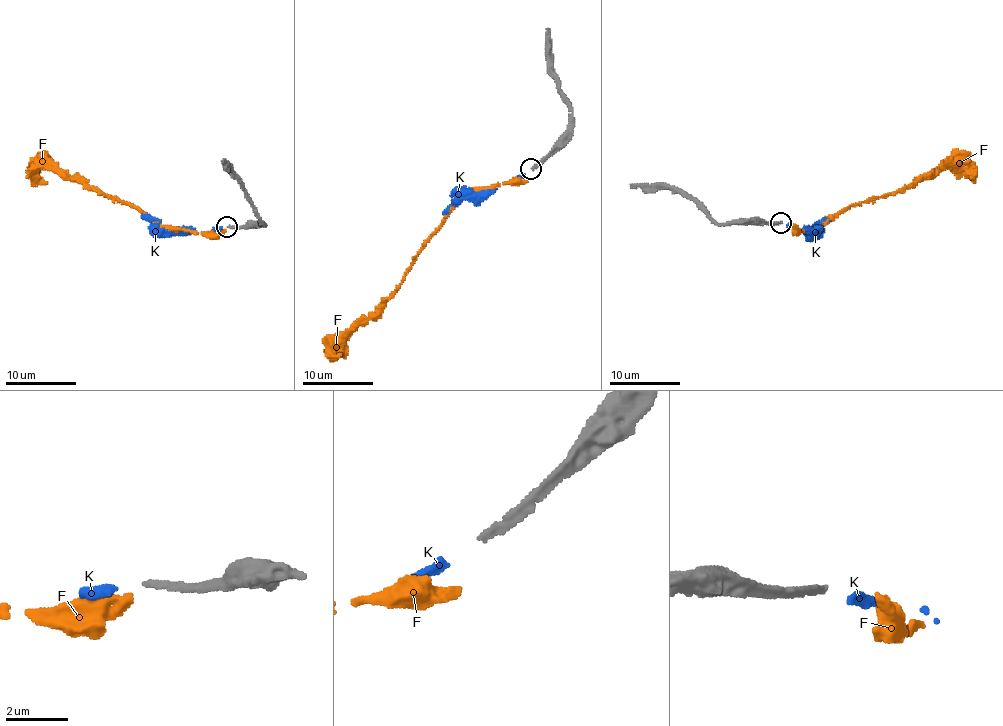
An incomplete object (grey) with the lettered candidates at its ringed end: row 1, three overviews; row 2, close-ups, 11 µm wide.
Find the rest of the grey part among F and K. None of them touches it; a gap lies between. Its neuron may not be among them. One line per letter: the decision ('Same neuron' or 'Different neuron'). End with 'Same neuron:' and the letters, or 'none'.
F: Different neuron
K: Same neuron
Same neuron: K

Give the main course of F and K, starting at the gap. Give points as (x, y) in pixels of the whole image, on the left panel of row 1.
F: (225, 229), (194, 234), (163, 229), (131, 204), (48, 167), (37, 172), (47, 183)
K: (221, 228), (162, 231), (141, 216)

